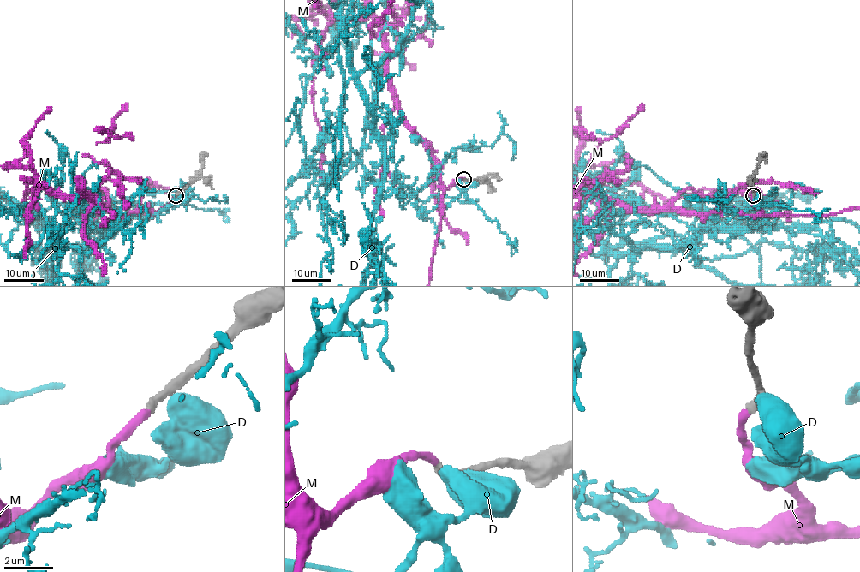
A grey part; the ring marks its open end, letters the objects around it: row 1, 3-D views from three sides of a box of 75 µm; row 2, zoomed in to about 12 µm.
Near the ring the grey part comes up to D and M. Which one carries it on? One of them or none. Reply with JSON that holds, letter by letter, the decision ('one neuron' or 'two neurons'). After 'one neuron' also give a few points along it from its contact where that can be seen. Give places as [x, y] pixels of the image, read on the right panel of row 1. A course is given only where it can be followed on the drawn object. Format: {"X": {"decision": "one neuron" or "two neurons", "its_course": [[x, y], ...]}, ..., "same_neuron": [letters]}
{"D": {"decision": "two neurons"}, "M": {"decision": "one neuron"}, "same_neuron": ["M"]}

